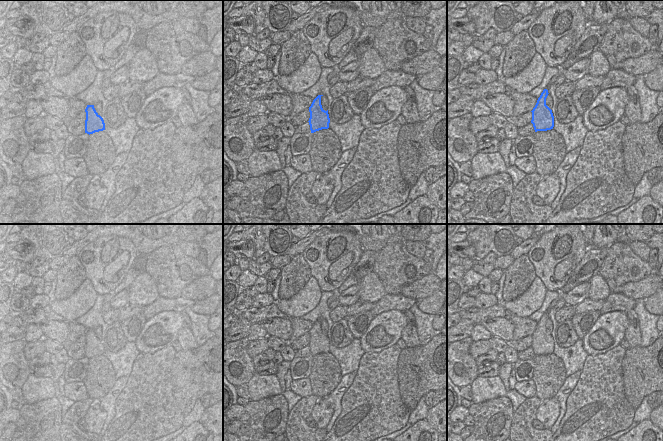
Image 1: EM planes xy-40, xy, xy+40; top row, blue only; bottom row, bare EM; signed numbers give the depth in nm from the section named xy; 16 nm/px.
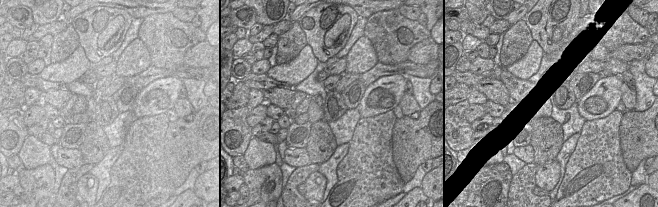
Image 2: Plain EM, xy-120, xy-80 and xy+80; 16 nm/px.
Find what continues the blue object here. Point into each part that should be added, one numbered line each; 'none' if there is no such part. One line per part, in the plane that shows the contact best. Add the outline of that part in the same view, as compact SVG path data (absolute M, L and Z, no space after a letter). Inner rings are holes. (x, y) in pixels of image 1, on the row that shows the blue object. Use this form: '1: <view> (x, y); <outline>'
1: xy (324, 101); M321 96L321 105L322 105L323 110L327 111L328 99L326 96Z

